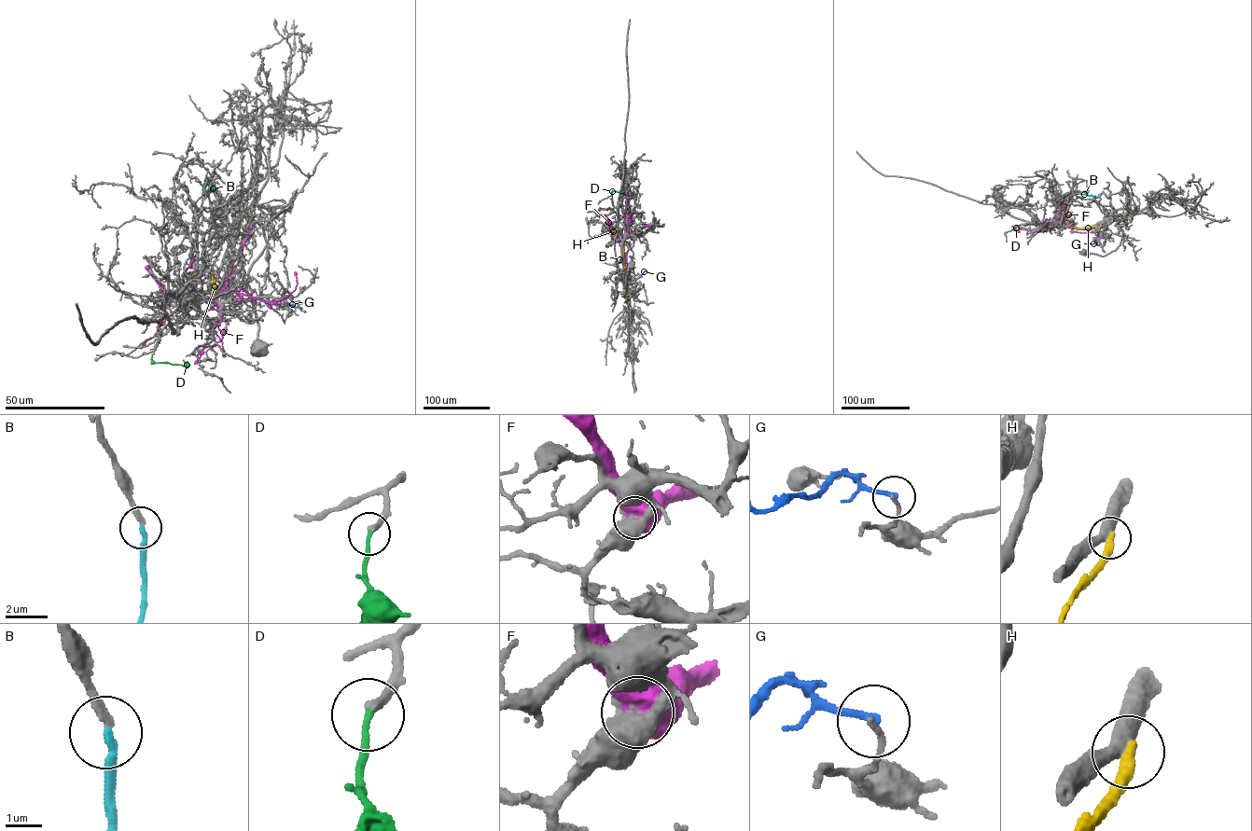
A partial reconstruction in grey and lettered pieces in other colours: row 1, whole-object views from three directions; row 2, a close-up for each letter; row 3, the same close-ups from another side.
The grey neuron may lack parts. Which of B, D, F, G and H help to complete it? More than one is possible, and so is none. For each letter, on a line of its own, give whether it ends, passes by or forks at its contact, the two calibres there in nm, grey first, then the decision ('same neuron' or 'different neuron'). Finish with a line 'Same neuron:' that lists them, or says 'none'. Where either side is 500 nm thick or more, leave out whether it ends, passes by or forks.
B: it ends | 240/220 nm | same neuron
D: it ends | 280/190 nm | different neuron
F: 600/1000 nm | different neuron
G: it ends | 150/190 nm | different neuron
H: it ends | 440/400 nm | different neuron
Same neuron: B

